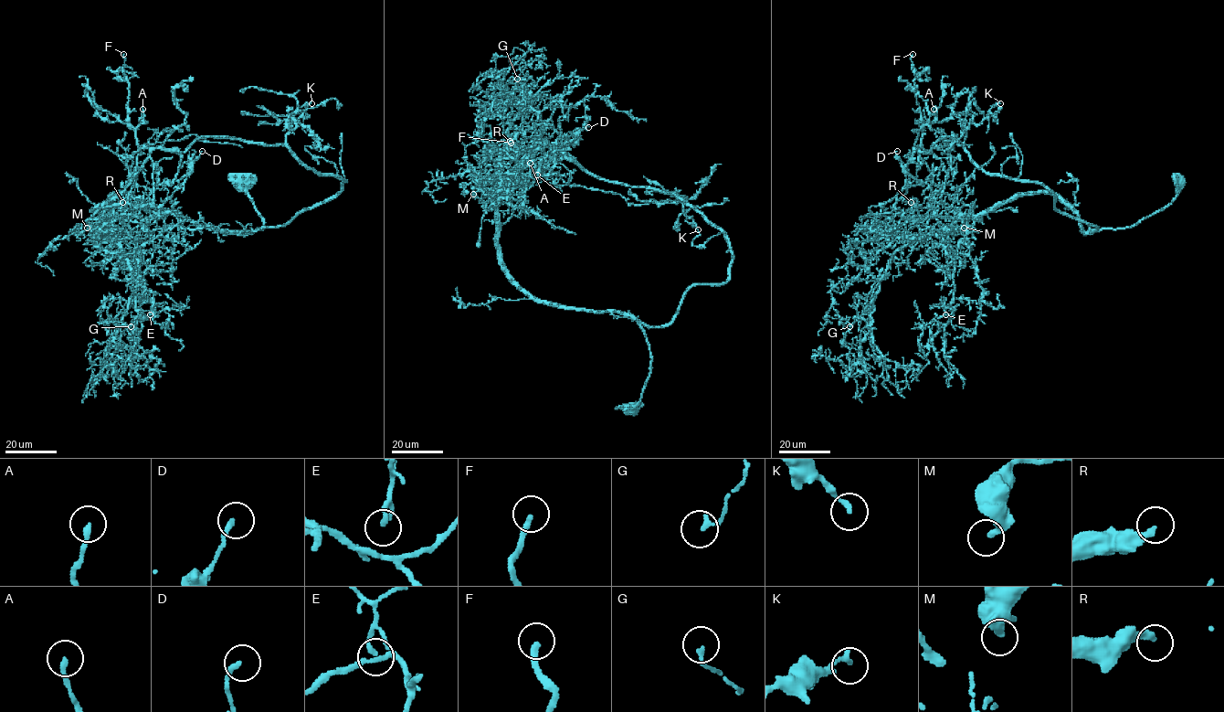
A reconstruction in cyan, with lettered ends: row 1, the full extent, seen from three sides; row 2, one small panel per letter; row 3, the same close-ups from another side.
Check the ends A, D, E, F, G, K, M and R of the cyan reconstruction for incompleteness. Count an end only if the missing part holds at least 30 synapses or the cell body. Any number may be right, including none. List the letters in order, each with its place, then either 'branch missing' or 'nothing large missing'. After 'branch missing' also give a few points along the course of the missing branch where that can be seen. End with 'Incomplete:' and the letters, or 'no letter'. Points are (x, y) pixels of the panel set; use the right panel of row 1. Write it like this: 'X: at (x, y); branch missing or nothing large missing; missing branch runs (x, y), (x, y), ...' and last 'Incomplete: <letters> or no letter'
A: at (933, 109); nothing large missing
D: at (897, 151); nothing large missing
E: at (945, 314); nothing large missing
F: at (912, 54); branch missing
G: at (849, 326); nothing large missing
K: at (1000, 103); nothing large missing
M: at (964, 228); nothing large missing
R: at (911, 202); nothing large missing
Incomplete: F

